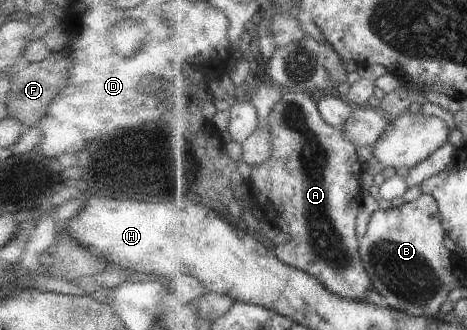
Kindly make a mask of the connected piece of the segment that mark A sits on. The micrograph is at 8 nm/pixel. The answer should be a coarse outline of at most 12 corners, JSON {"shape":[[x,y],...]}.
{"shape":[[285,92],[252,166],[281,261],[369,302],[357,145]]}

